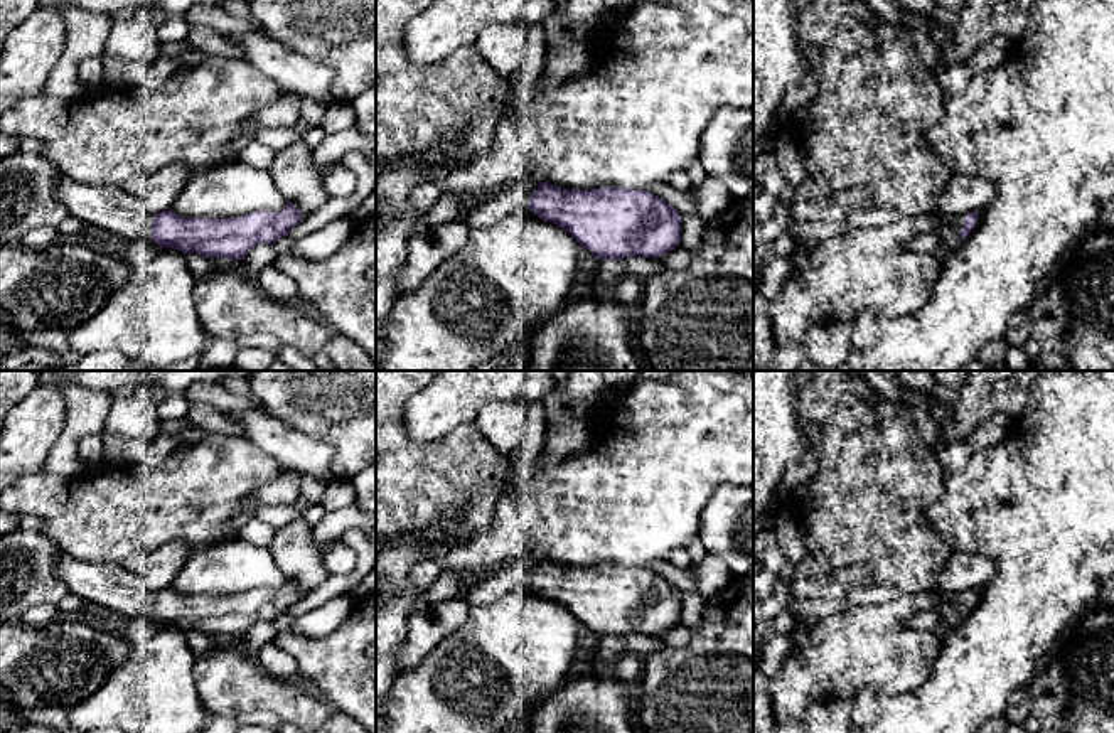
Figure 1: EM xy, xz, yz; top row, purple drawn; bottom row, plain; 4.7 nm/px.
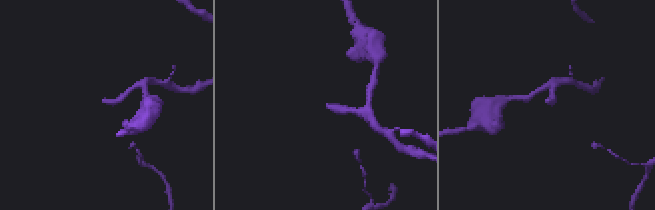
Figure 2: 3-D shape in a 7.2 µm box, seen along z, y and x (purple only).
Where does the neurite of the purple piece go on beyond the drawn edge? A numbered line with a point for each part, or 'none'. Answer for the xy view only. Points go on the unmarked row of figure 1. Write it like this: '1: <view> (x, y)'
1: xy (110, 585)

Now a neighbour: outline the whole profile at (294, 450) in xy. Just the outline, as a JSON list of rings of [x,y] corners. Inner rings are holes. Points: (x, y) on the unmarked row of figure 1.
[[[260,408],[229,416],[236,418],[244,436],[271,455],[281,468],[310,475],[324,484],[337,480],[332,472],[335,453],[332,445],[290,428]]]

